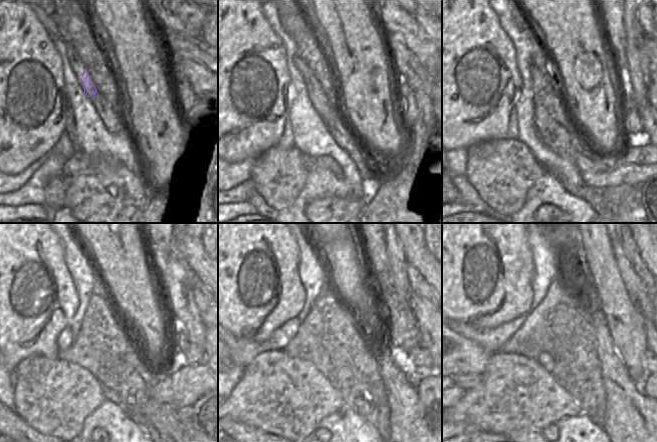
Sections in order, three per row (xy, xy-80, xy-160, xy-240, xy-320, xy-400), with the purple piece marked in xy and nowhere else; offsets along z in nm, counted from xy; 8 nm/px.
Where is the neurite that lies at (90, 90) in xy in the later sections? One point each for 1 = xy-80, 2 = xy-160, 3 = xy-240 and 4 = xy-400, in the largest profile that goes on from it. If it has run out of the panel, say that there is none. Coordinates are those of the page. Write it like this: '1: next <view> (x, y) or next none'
1: next xy-80 (320, 102)
2: next xy-160 (554, 128)
3: next xy-240 (102, 346)
4: next xy-400 (566, 334)

